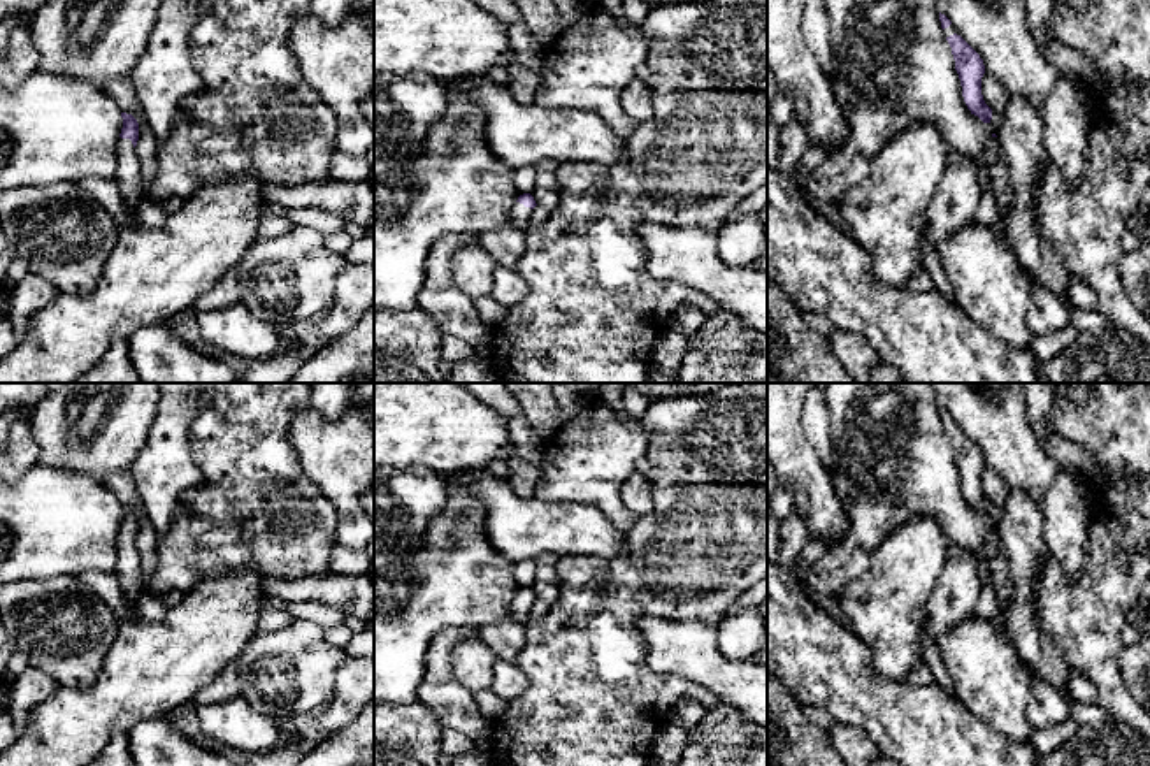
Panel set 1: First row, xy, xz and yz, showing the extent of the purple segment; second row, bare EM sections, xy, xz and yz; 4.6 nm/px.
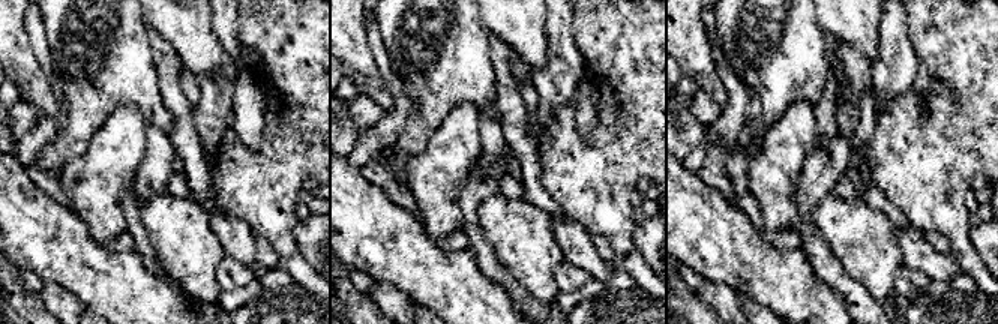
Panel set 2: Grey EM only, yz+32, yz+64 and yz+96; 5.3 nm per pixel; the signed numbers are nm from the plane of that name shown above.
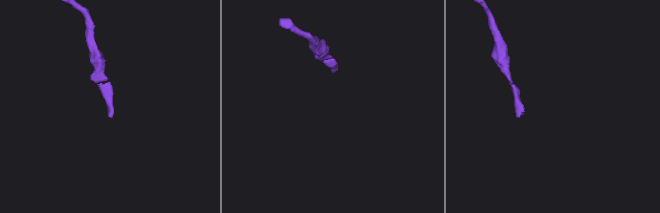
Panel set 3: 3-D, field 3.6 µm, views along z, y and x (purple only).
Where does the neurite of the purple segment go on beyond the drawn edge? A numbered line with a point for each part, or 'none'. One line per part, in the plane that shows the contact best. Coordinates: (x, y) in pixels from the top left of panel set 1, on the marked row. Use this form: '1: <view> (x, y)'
1: xy (129, 171)

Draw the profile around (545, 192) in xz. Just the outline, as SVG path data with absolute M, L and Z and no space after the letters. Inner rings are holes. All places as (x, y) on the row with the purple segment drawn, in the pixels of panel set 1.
M543 160L535 163L534 167L537 172L537 181L530 195L534 197L537 206L553 213L560 202L560 195L558 195L560 163L557 160Z

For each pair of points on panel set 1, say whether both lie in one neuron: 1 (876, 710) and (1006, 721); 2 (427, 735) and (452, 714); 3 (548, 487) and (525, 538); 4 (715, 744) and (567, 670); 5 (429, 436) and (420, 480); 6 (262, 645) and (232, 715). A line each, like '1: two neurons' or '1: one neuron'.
1: two neurons
2: two neurons
3: two neurons
4: two neurons
5: two neurons
6: two neurons

